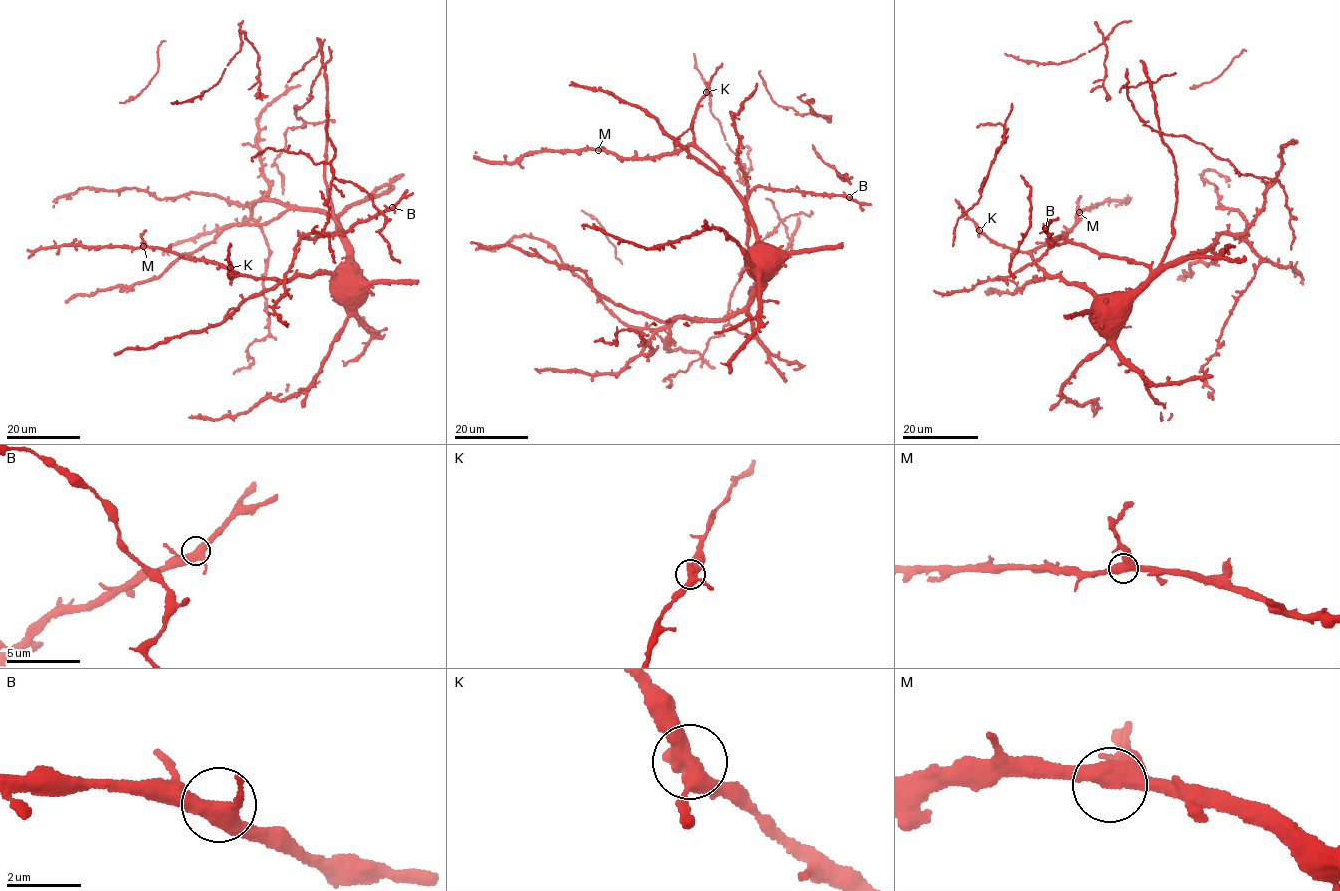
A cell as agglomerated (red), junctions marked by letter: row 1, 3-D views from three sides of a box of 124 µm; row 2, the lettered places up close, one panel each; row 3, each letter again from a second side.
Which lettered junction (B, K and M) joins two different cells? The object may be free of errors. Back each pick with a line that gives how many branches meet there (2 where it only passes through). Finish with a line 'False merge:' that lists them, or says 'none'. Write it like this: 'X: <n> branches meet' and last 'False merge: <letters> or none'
False merge: none

